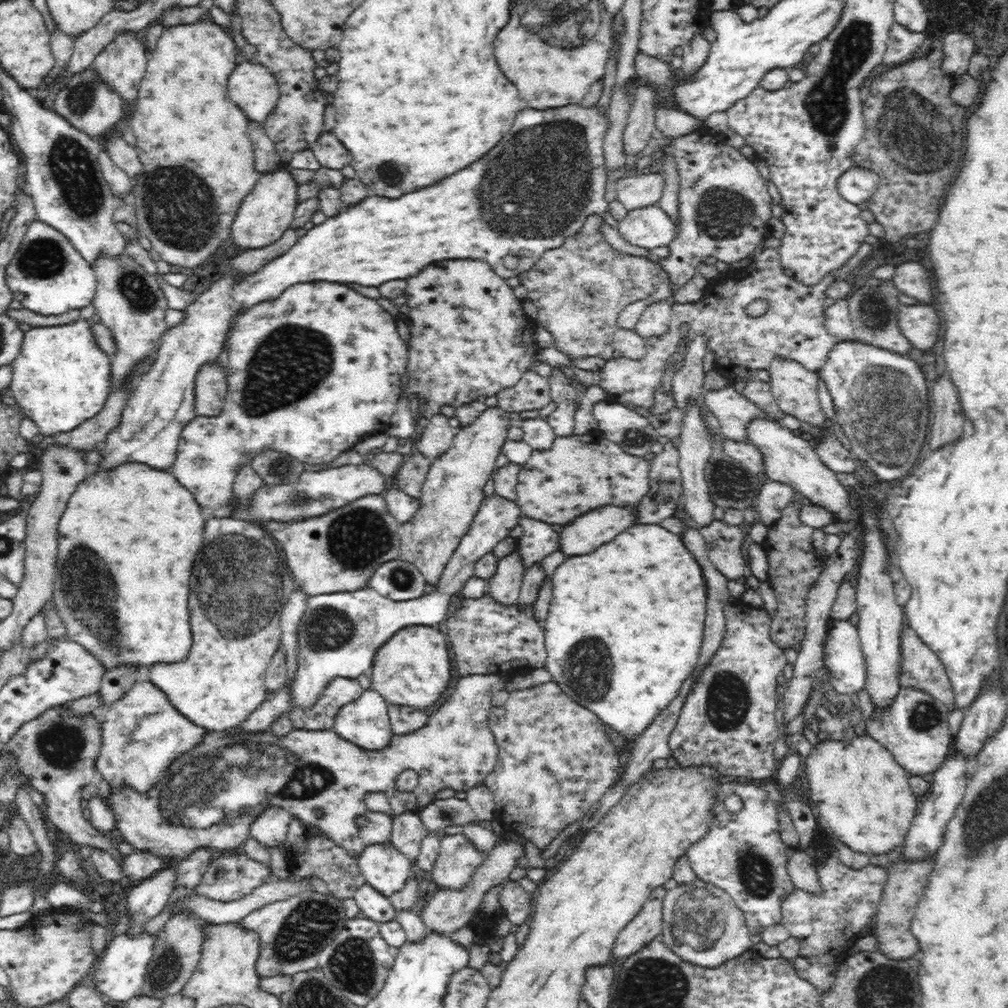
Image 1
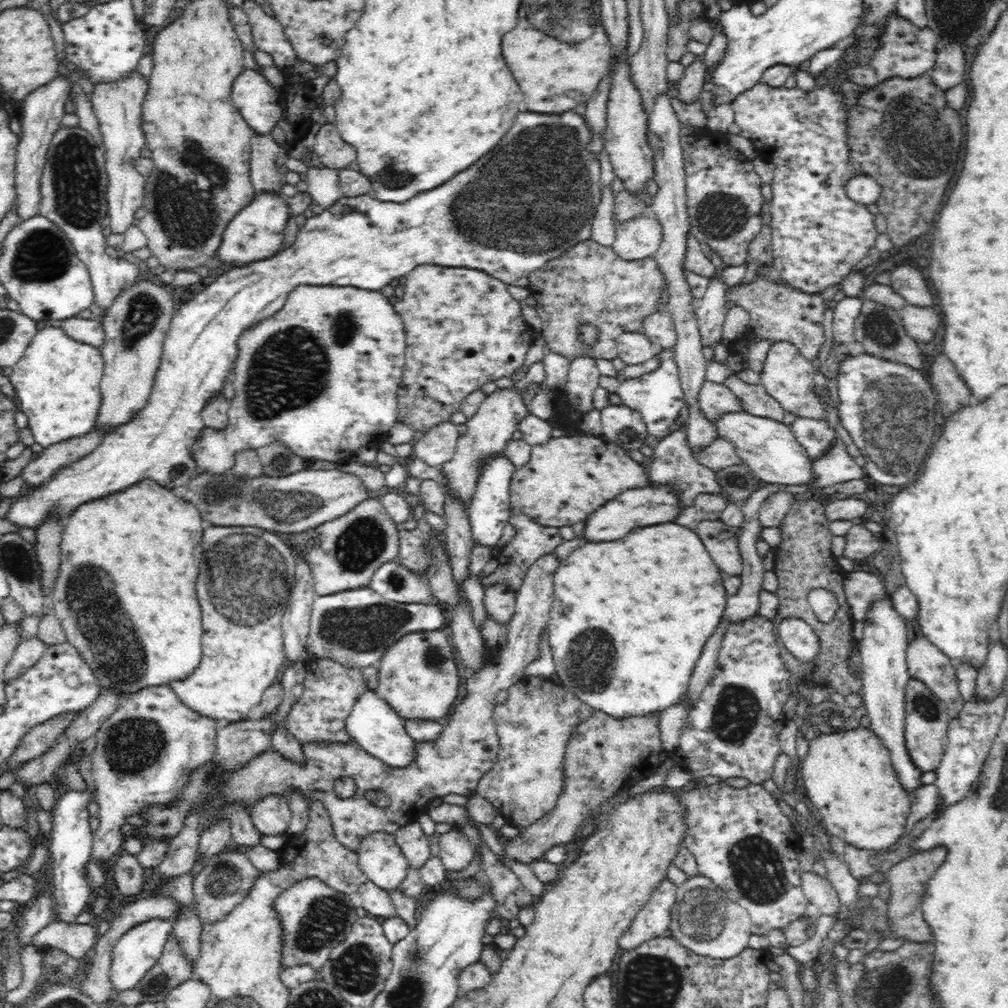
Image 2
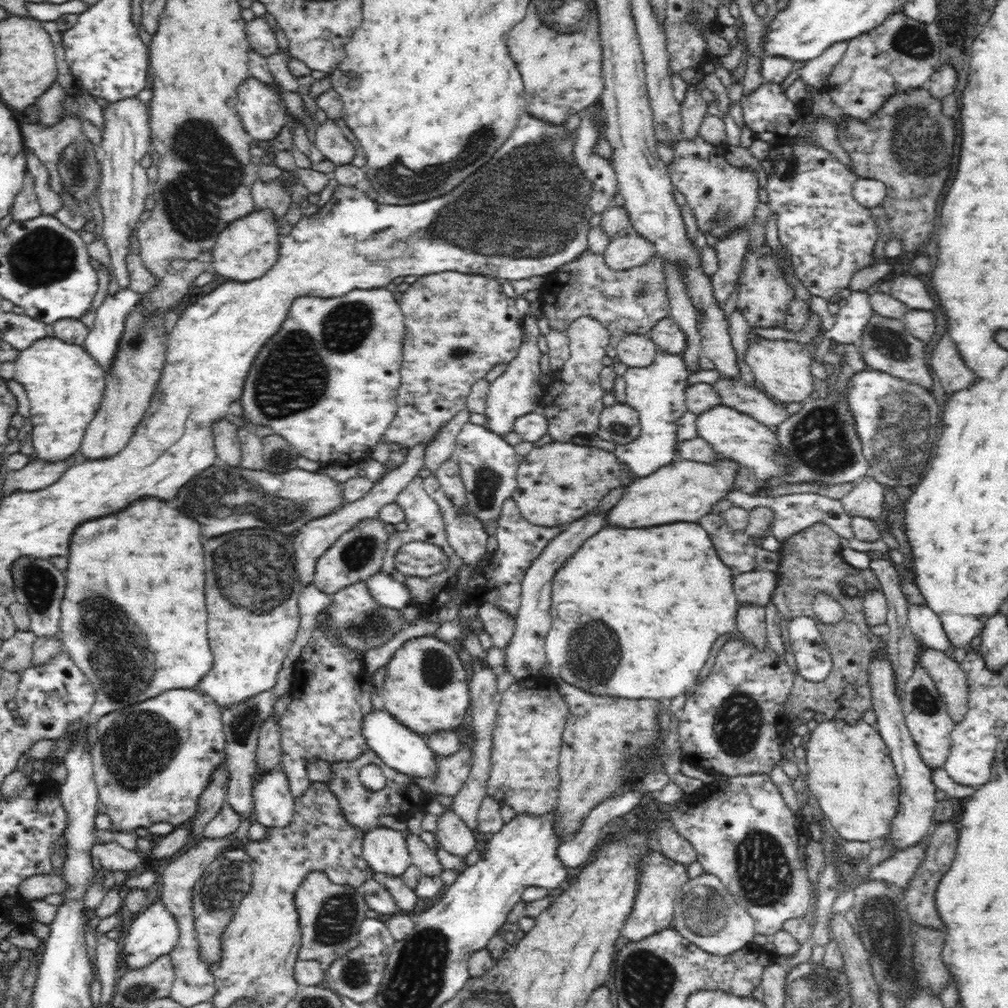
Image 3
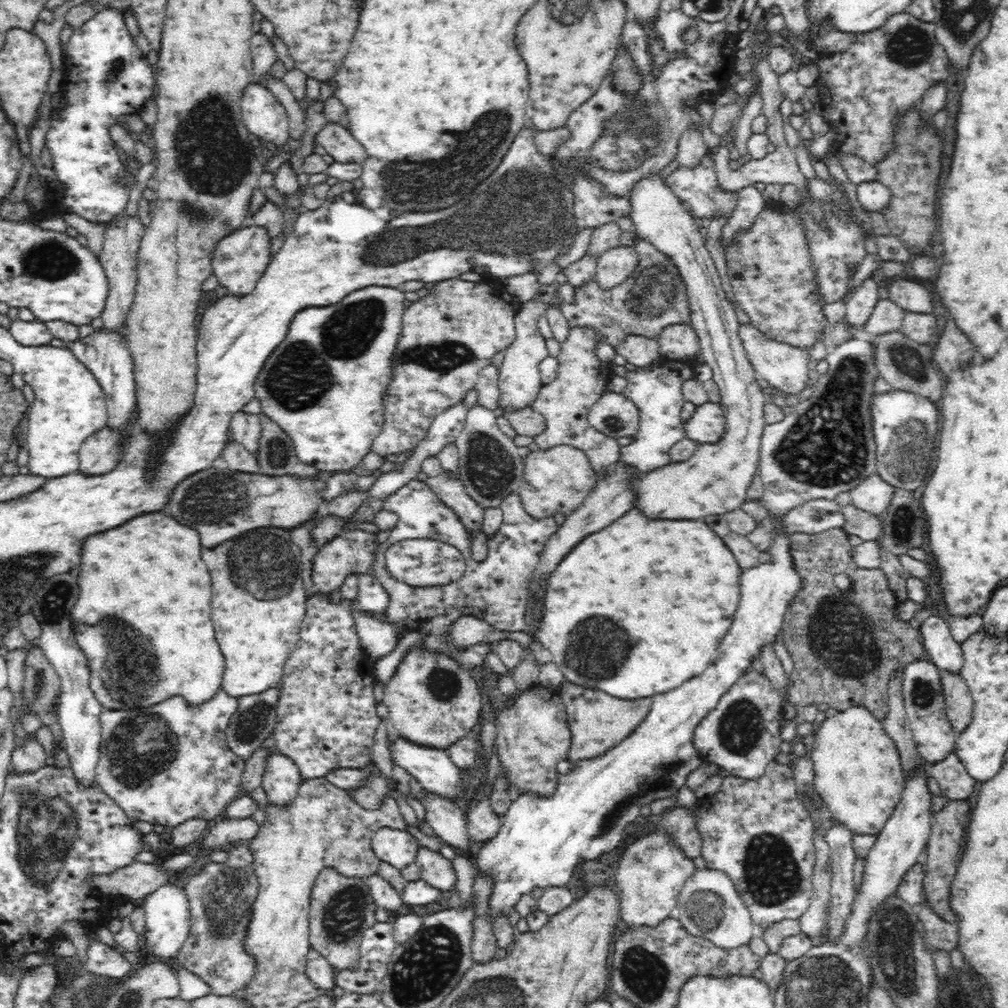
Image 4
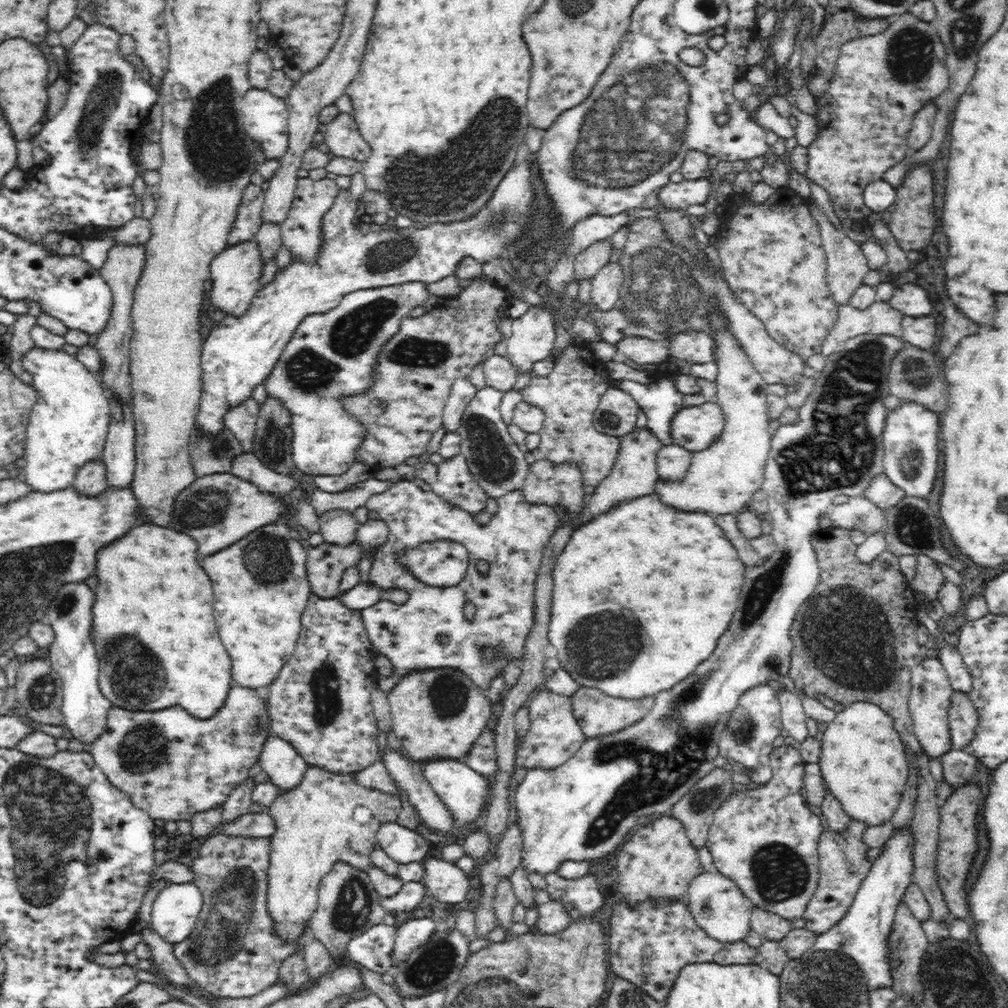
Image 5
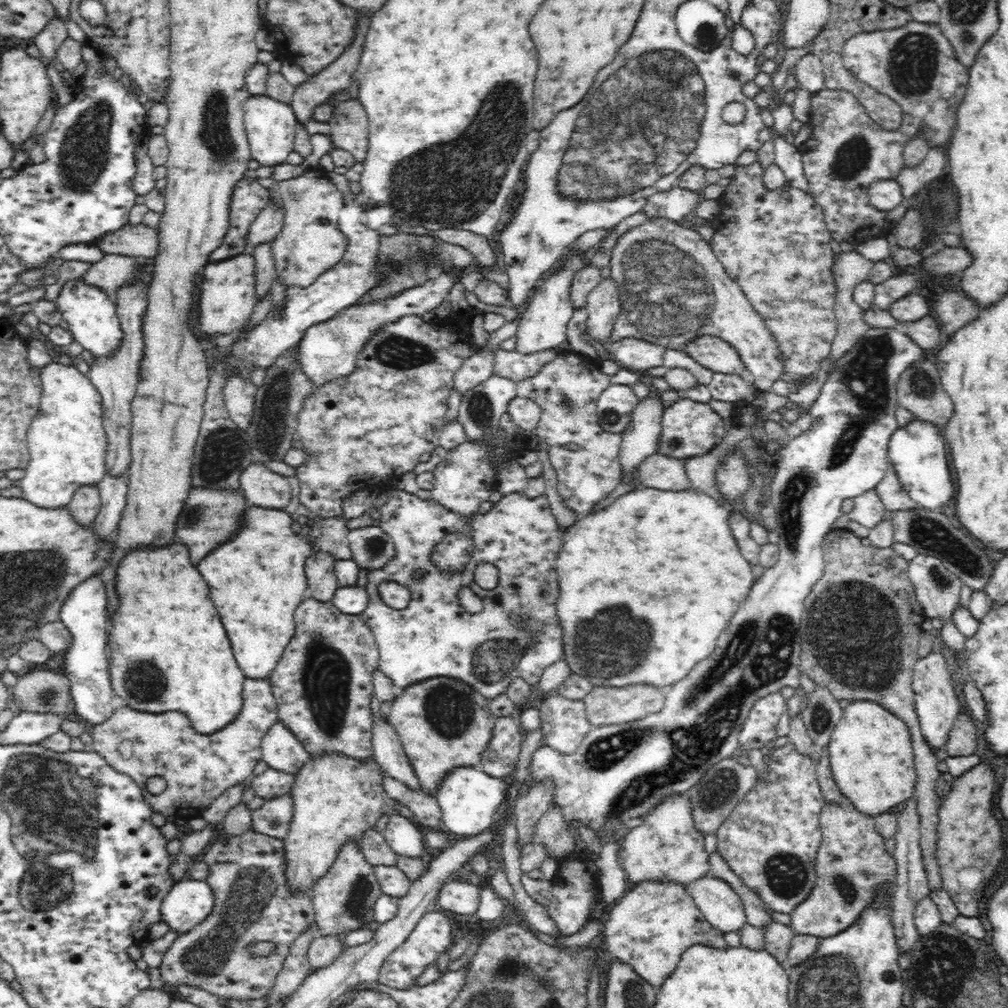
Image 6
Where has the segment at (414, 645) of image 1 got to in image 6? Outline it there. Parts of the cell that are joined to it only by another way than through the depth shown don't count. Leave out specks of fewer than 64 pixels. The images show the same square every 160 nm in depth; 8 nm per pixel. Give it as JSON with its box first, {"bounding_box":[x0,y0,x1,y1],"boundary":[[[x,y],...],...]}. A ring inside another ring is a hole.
{"bounding_box":[386,676,496,796],"boundary":[[[448,676],[418,683],[406,689],[400,696],[396,696],[391,702],[390,714],[386,721],[394,727],[400,737],[404,752],[414,767],[422,790],[435,796],[437,786],[447,772],[453,768],[480,765],[482,751],[490,742],[496,719],[488,708],[488,702],[489,700],[472,686]]]}

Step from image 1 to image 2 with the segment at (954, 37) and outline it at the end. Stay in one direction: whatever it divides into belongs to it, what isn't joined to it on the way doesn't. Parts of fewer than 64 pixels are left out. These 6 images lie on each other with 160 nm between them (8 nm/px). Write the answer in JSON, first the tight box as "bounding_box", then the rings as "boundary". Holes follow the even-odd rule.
{"bounding_box":[929,42,966,91],"boundary":[[[951,42],[937,52],[935,65],[929,74],[938,89],[948,91],[964,81],[966,58],[960,43]]]}

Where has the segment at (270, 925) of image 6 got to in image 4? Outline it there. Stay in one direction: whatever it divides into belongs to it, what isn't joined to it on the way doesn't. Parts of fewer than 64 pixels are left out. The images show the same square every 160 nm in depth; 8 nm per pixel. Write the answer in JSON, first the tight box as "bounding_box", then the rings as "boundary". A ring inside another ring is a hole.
{"bounding_box":[176,841,259,996],"boundary":[[[237,841],[232,846],[228,846],[226,851],[229,857],[225,862],[216,863],[211,861],[205,864],[198,874],[192,875],[185,885],[185,893],[189,900],[190,932],[178,954],[176,963],[180,963],[190,969],[190,972],[204,979],[212,994],[234,996],[240,992],[255,975],[255,960],[245,951],[243,938],[246,927],[250,922],[252,903],[256,900],[259,882],[253,868],[253,856],[248,841]]]}

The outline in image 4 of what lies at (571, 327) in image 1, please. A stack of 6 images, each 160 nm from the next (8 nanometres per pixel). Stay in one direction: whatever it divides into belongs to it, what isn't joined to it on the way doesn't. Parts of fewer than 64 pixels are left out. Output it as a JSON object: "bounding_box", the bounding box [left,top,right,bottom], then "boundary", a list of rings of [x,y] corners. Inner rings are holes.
{"bounding_box":[559,237,689,348],"boundary":[[[636,237],[634,249],[638,253],[638,264],[634,272],[624,282],[617,284],[613,289],[602,289],[596,280],[588,281],[582,286],[575,287],[574,302],[560,300],[559,311],[566,317],[571,327],[588,326],[596,328],[604,342],[617,348],[628,335],[642,335],[657,339],[659,332],[668,325],[689,323],[689,304],[686,300],[686,287],[679,275],[675,264],[662,252],[643,238]]]}

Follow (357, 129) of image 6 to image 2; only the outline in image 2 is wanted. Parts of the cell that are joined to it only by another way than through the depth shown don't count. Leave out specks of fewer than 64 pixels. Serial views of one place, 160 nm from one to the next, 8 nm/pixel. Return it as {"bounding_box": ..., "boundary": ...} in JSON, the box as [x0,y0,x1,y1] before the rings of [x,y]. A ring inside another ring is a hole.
{"bounding_box":[313,122,357,170],"boundary":[[[334,122],[322,124],[313,151],[326,167],[338,170],[346,169],[357,155],[354,147],[342,140]]]}

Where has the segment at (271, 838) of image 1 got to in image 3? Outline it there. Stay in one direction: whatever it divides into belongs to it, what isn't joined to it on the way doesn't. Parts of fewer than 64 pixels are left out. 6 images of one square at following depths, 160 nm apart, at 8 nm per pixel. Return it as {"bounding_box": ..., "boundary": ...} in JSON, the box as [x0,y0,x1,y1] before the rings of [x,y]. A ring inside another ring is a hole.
{"bounding_box":[253,766,295,830],"boundary":[[[281,766],[263,773],[261,780],[254,785],[253,801],[255,821],[264,825],[267,830],[283,828],[292,822],[295,798]]]}

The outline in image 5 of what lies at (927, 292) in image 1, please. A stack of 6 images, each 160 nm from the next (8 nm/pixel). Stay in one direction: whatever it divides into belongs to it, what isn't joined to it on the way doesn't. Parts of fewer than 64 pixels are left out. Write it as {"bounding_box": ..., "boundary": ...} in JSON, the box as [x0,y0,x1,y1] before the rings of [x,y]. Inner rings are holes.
{"bounding_box":[890,283,933,317],"boundary":[[[905,283],[896,286],[890,300],[892,307],[904,315],[921,317],[932,312],[933,302],[921,286]]]}

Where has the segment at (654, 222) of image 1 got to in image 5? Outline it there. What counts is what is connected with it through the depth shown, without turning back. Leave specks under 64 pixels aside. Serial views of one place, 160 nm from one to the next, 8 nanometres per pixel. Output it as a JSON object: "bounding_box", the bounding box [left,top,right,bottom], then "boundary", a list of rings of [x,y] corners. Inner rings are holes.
{"bounding_box":[591,262,625,311],"boundary":[[[618,262],[605,264],[591,278],[591,302],[602,311],[610,310],[619,300],[625,276]]]}

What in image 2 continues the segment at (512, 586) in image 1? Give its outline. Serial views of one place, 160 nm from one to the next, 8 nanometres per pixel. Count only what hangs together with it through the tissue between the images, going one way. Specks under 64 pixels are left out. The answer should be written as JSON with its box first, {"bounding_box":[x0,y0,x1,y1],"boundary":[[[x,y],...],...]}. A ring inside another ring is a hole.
{"bounding_box":[484,584,517,624],"boundary":[[[496,584],[485,588],[484,606],[486,613],[495,622],[506,624],[512,620],[515,612],[517,594],[506,584]]]}

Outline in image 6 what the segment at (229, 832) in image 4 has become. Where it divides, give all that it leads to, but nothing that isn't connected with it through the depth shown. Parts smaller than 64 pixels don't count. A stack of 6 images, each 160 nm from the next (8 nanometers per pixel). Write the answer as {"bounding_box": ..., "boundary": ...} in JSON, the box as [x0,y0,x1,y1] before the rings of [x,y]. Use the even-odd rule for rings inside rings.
{"bounding_box":[251,793,293,839],"boundary":[[[287,793],[272,800],[265,800],[258,809],[251,811],[251,831],[283,839],[290,832],[293,815],[293,798]]]}

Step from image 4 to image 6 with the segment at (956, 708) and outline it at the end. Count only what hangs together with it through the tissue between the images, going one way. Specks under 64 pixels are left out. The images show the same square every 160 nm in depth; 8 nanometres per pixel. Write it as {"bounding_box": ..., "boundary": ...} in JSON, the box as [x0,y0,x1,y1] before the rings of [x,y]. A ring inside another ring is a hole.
{"bounding_box":[941,708,976,756],"boundary":[[[961,708],[958,713],[941,756],[970,756],[976,752],[976,734],[975,720],[970,719],[966,710]]]}

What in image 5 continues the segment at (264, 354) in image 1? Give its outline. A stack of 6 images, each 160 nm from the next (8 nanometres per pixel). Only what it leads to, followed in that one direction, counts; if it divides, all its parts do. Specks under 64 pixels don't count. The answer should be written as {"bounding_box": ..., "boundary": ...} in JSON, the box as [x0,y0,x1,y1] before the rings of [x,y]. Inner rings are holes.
{"bounding_box":[265,282,430,476],"boundary":[[[424,282],[397,284],[392,287],[367,288],[342,297],[336,308],[322,314],[306,316],[296,327],[294,336],[265,380],[267,396],[277,398],[290,413],[293,432],[292,460],[302,473],[340,476],[352,466],[356,452],[366,436],[366,427],[342,407],[342,398],[358,396],[372,384],[372,372],[378,354],[397,334],[401,320],[416,306],[422,306],[430,292]]]}

